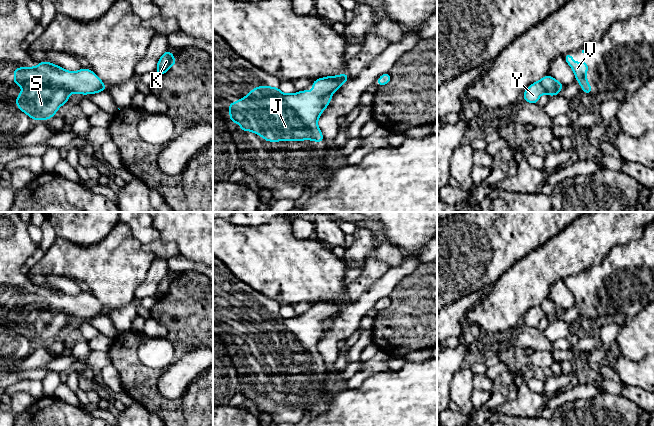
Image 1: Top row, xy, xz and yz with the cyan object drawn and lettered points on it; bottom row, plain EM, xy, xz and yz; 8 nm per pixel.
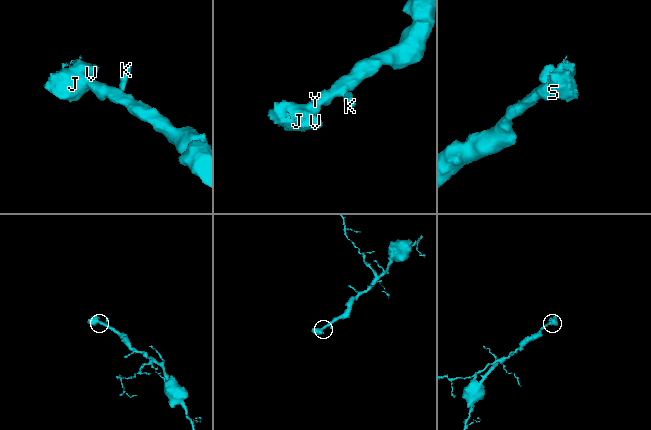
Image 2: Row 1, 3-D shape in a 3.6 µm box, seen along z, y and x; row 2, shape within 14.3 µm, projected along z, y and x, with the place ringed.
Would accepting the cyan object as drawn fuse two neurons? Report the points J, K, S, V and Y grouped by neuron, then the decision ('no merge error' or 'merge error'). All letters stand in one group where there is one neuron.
J K S V Y | no merge error

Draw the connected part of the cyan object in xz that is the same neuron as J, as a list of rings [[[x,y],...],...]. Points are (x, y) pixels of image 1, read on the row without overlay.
[[[344,296],[338,300],[316,303],[311,308],[313,316],[302,314],[295,318],[284,318],[279,311],[261,309],[252,312],[251,316],[239,323],[238,326],[230,326],[230,345],[242,348],[239,355],[253,355],[256,359],[261,359],[265,365],[314,364],[323,367],[324,361],[317,349],[318,342],[331,327],[331,319],[349,302],[348,298]]]

